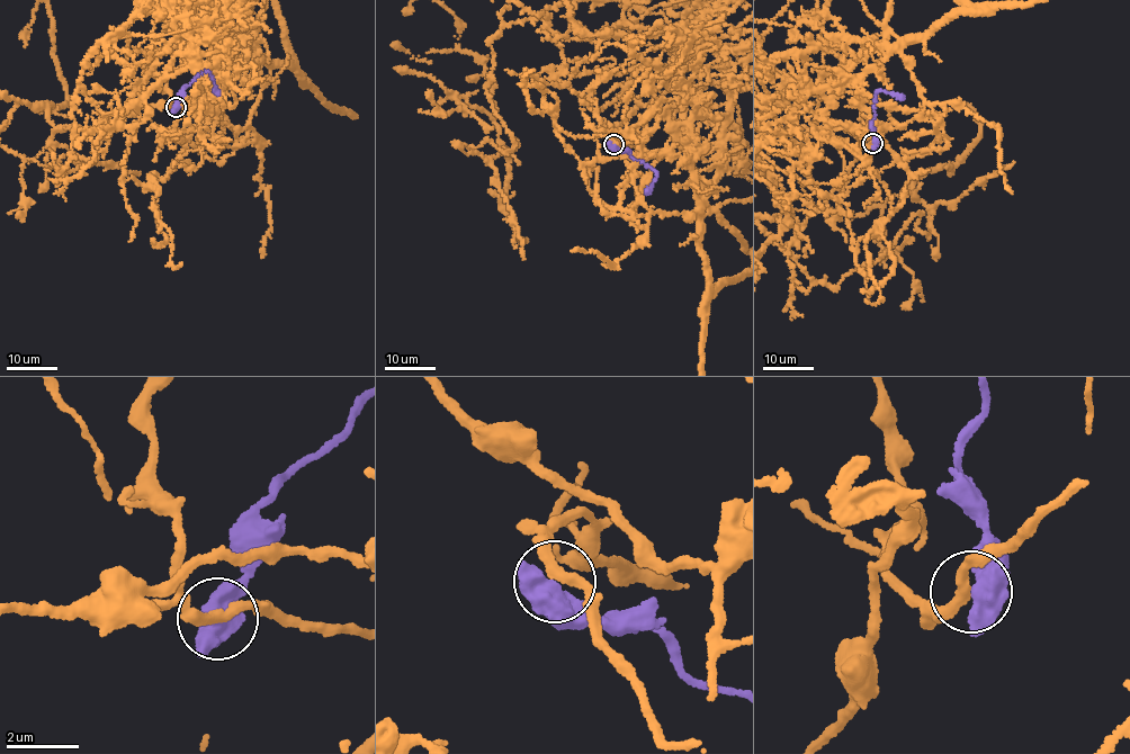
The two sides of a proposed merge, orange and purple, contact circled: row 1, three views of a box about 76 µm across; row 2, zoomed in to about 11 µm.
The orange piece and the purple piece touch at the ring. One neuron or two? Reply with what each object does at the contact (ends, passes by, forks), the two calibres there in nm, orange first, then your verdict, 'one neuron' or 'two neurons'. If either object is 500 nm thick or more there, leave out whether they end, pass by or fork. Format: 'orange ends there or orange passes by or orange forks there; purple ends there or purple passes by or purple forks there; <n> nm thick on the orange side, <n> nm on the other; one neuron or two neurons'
280 nm thick on the orange side, 800 nm on the other; two neurons

